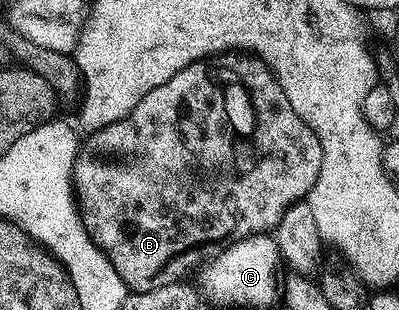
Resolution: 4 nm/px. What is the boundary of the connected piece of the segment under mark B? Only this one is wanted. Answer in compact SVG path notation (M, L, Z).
M223 52L201 62L194 62L188 68L176 72L172 80L160 84L160 88L152 88L152 92L148 92L148 96L144 96L144 100L140 100L140 104L136 104L136 108L132 108L128 116L116 120L116 124L108 124L87 133L81 139L74 161L72 183L74 200L88 236L108 256L112 268L126 285L127 291L143 294L173 282L182 282L183 275L192 266L197 267L203 260L211 257L209 242L222 242L218 244L228 247L233 242L251 238L254 234L273 231L280 216L284 216L290 206L295 206L309 195L312 184L316 184L316 176L320 176L321 163L322 149L316 132L312 132L312 128L308 128L308 124L304 124L304 120L296 116L296 108L288 104L288 96L284 96L284 88L280 88L274 73L249 53Z

